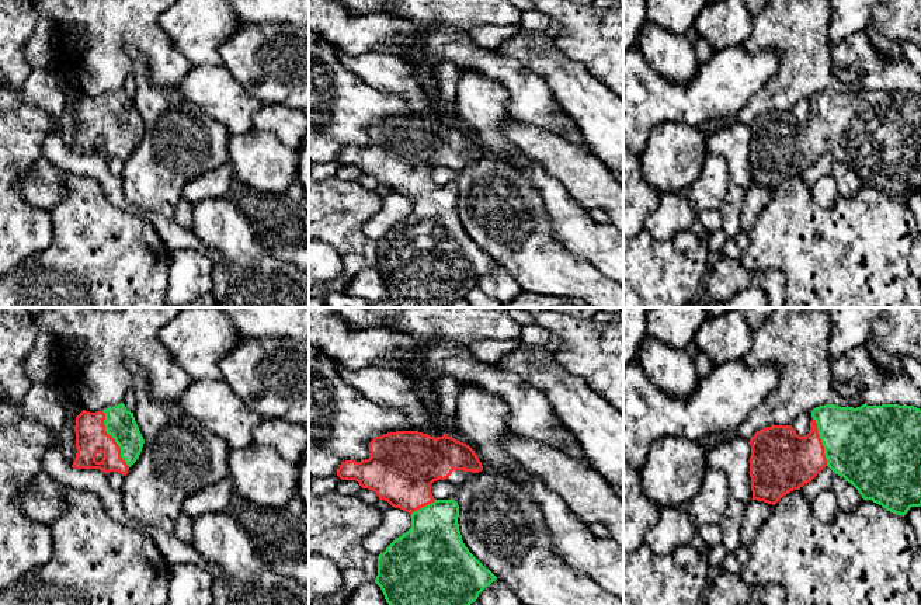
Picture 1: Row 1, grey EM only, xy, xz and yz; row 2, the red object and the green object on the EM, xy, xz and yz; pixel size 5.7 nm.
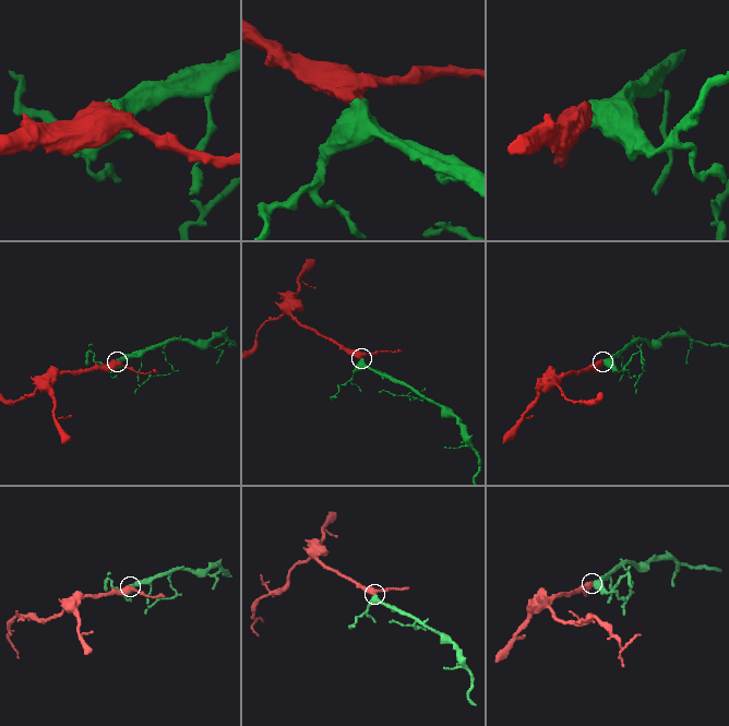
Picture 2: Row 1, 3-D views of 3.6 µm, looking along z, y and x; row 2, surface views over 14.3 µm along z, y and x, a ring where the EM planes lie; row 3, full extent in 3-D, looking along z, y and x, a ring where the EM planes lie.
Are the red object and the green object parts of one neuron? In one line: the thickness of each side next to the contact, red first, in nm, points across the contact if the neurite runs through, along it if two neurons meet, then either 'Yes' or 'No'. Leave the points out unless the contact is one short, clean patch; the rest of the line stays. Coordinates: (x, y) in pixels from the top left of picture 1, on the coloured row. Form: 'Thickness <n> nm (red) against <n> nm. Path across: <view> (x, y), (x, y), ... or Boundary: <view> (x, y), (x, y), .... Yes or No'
Thickness 180 nm (red) against 170 nm. Path across: xy (91, 437), (114, 440), (115, 427), (120, 423). Yes

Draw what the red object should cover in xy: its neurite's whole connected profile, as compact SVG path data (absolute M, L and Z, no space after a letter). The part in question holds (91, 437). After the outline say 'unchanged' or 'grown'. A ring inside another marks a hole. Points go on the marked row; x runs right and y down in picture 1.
M124 403L97 413L83 410L74 430L77 453L72 466L76 469L126 476L145 444L133 413Z | grown

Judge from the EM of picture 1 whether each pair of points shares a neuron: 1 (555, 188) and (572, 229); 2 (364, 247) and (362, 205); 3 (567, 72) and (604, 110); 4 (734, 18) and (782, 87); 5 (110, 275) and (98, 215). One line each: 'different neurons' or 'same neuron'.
1: same neuron
2: same neuron
3: same neuron
4: different neurons
5: same neuron

